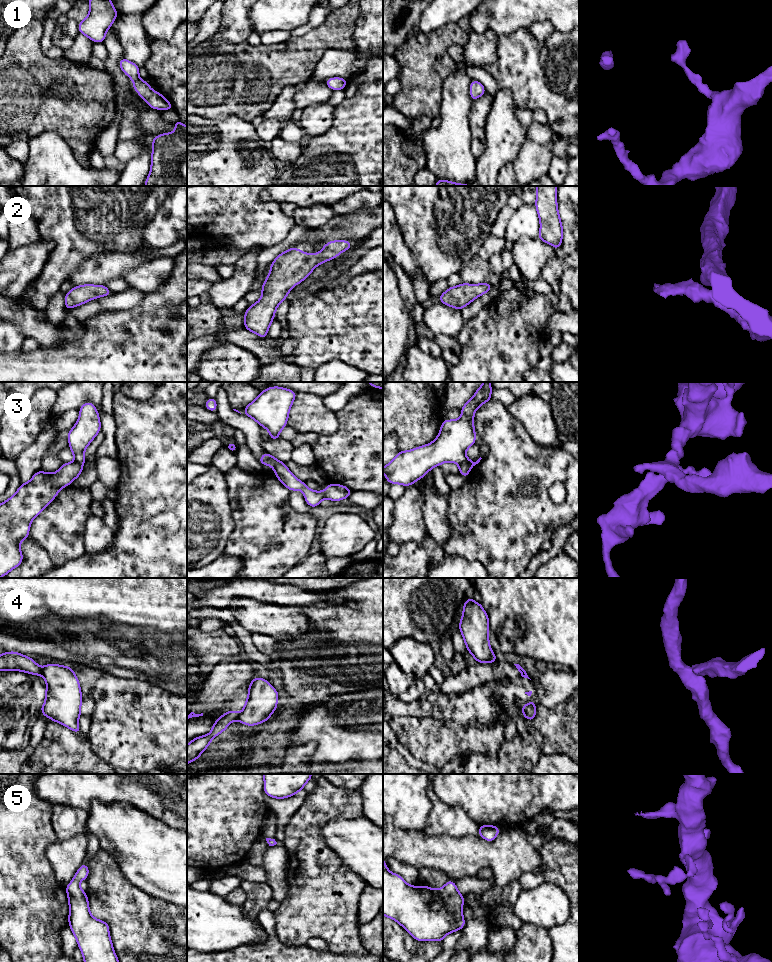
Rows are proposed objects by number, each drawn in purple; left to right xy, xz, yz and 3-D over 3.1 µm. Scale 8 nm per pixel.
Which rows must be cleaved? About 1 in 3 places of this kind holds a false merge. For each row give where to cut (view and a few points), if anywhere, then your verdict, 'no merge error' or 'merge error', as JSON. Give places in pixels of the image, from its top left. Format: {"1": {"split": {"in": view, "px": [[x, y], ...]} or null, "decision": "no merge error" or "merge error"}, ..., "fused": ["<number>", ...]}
{"1": {"split": null, "decision": "no merge error"}, "2": {"split": null, "decision": "no merge error"}, "3": {"split": {"in": "yz", "px": [[459, 464], [467, 464], [470, 468]]}, "decision": "merge error"}, "4": {"split": {"in": "xy", "px": [[40, 669], [41, 674]]}, "decision": "merge error"}, "5": {"split": null, "decision": "no merge error"}, "fused": ["3", "4"]}

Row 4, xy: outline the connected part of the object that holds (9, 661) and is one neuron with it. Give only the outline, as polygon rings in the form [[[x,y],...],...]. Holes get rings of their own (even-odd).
[[[16,651],[0,655],[0,671],[23,671],[32,675],[41,675],[41,668],[32,657]]]

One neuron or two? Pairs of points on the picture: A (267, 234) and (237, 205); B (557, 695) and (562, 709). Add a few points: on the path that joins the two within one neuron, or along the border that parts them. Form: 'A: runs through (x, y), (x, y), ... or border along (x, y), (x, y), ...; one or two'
A: runs through (260, 226), (245, 213); one
B: border along (567, 699), (551, 708), (546, 708), (539, 703); two

